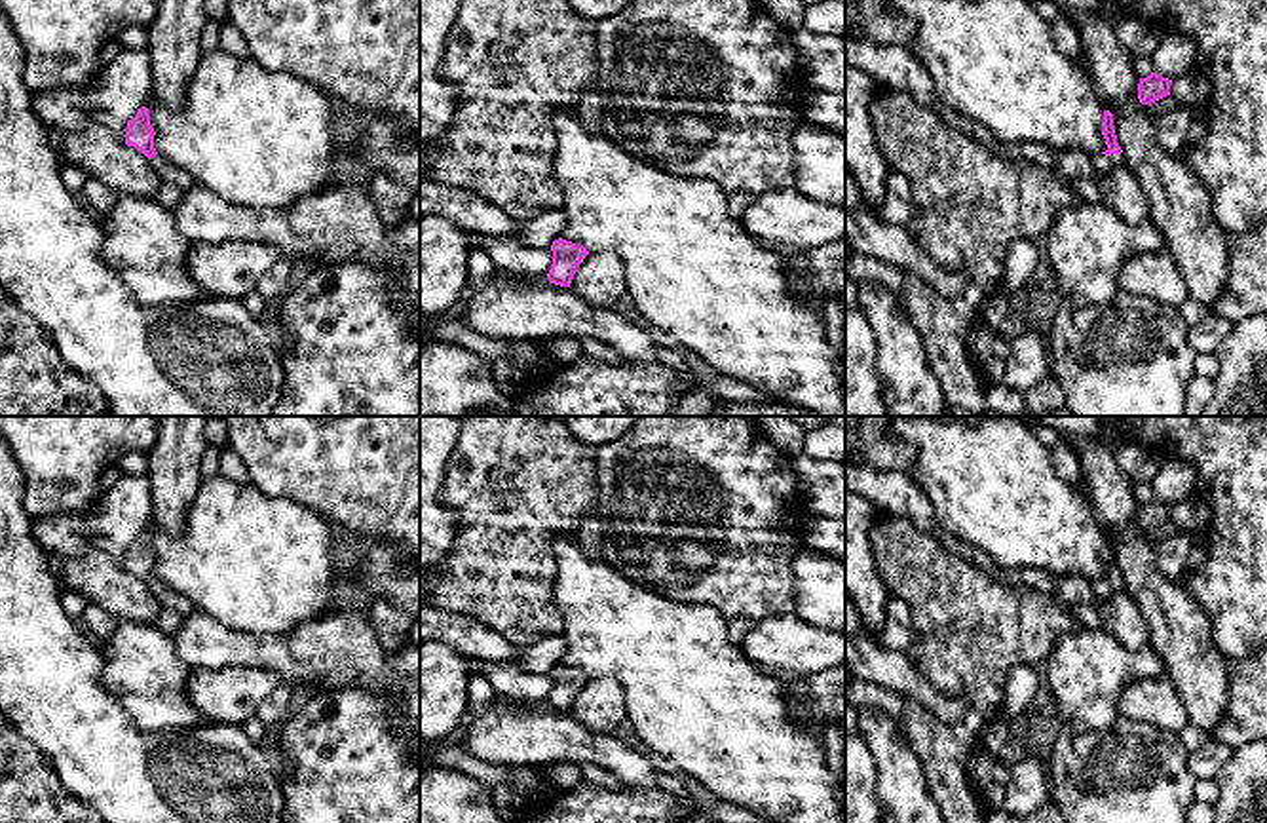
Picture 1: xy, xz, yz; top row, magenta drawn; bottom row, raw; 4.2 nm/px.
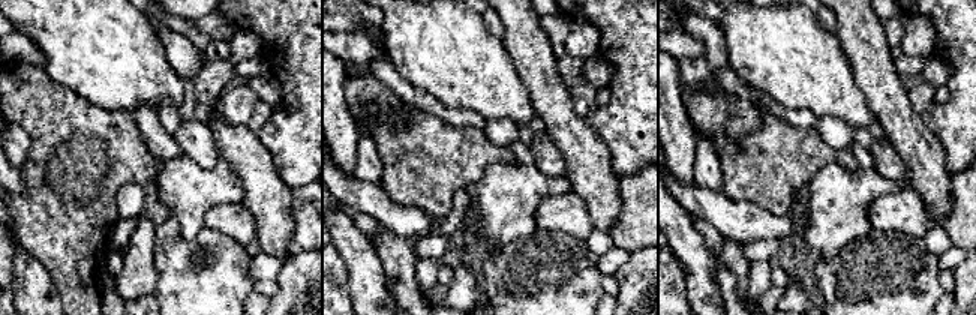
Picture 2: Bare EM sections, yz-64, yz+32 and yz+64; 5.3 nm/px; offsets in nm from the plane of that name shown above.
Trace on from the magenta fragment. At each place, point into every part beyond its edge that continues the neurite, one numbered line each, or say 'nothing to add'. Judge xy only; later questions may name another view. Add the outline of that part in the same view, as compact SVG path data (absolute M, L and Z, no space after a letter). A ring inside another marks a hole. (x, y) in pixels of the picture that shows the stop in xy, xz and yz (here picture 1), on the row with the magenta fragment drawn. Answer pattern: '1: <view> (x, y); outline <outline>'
1: xy (168, 172); outline M156 154L150 158L152 167L158 171L161 181L179 186L182 192L198 186L196 179L188 175L184 169L169 163L163 156Z

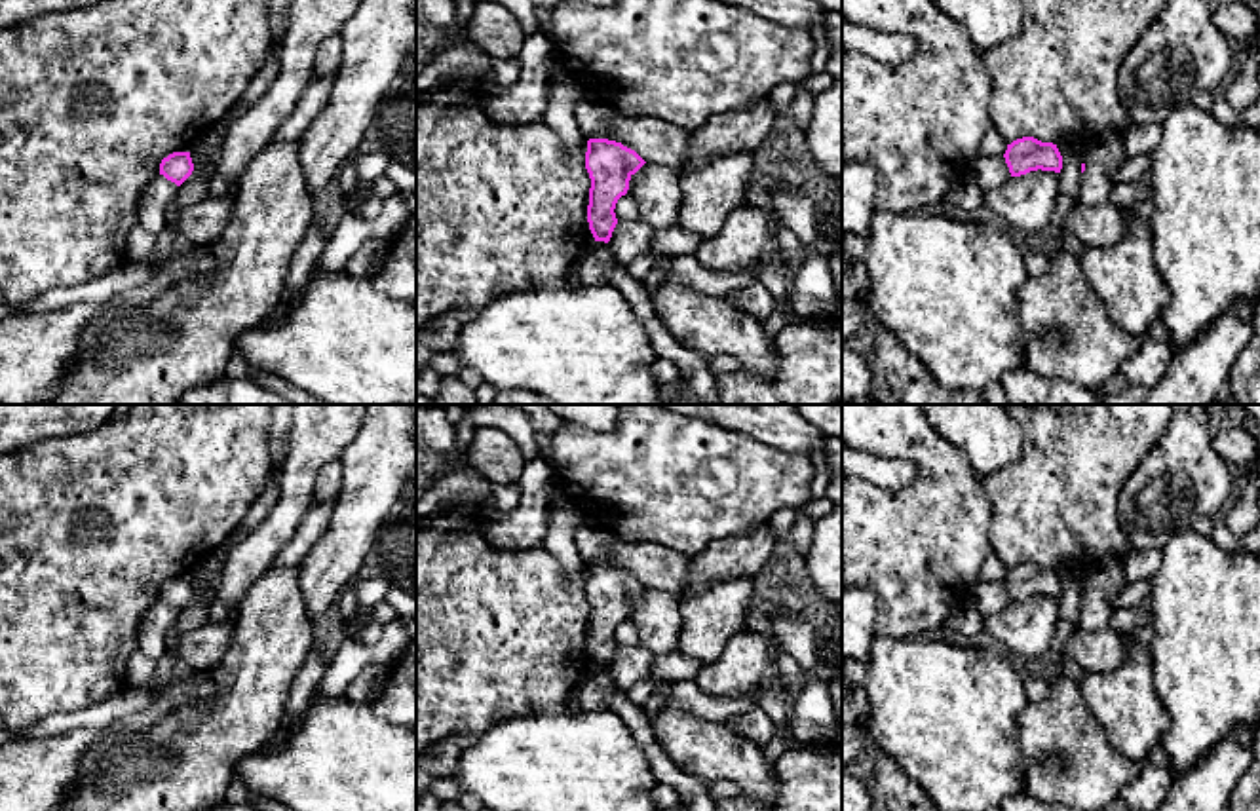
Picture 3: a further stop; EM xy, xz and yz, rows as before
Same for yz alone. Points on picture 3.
nothing to add

